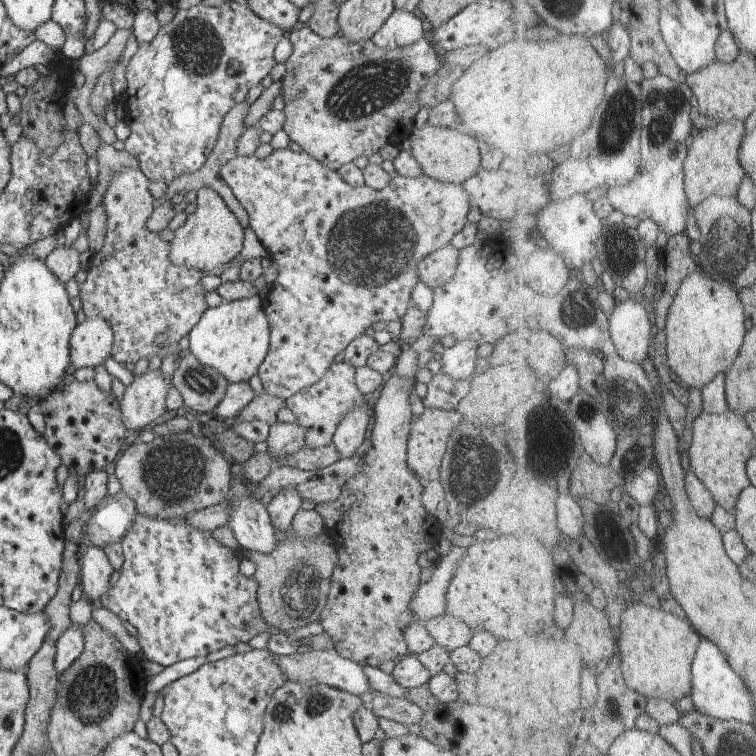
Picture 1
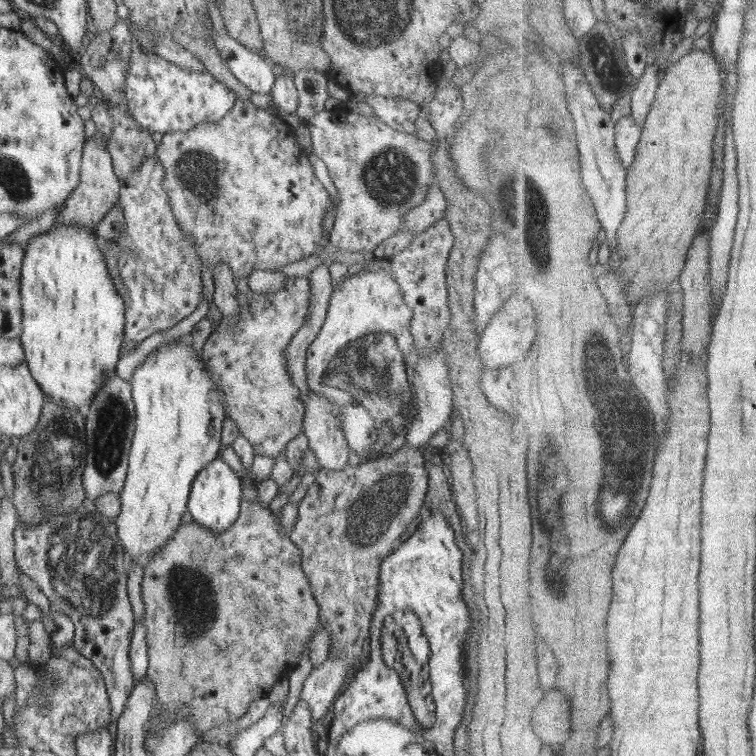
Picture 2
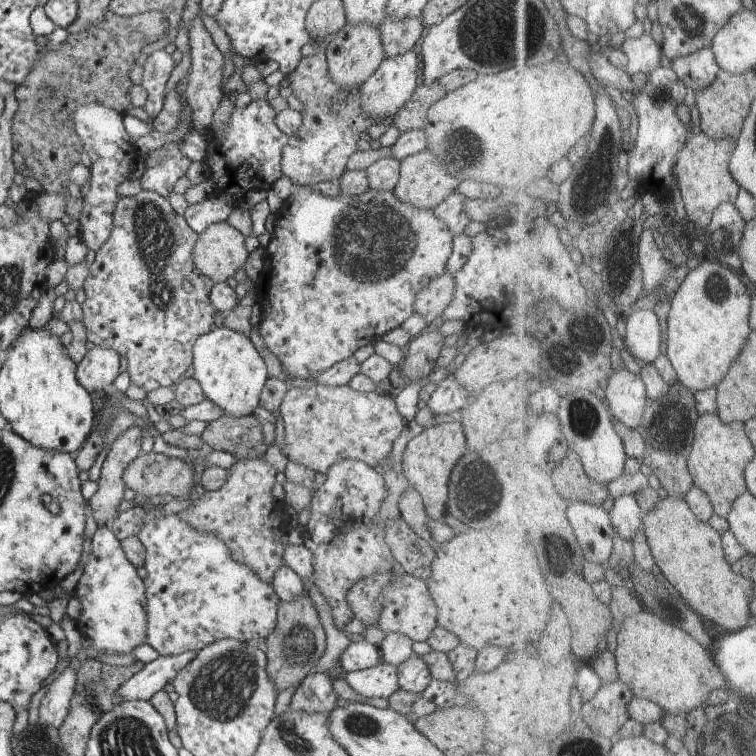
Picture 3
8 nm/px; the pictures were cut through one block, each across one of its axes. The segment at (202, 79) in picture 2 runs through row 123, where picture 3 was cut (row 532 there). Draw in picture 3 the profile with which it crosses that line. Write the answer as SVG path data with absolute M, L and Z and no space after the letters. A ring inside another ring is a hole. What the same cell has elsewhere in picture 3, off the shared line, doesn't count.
M162 505L146 511L144 526L137 536L146 552L143 566L147 572L143 579L148 616L146 643L160 655L179 655L199 651L222 638L248 643L268 638L270 632L274 632L277 627L278 606L281 601L273 585L260 580L245 564L232 560L223 540L194 530L190 524L180 520L176 513L161 516L161 508Z

